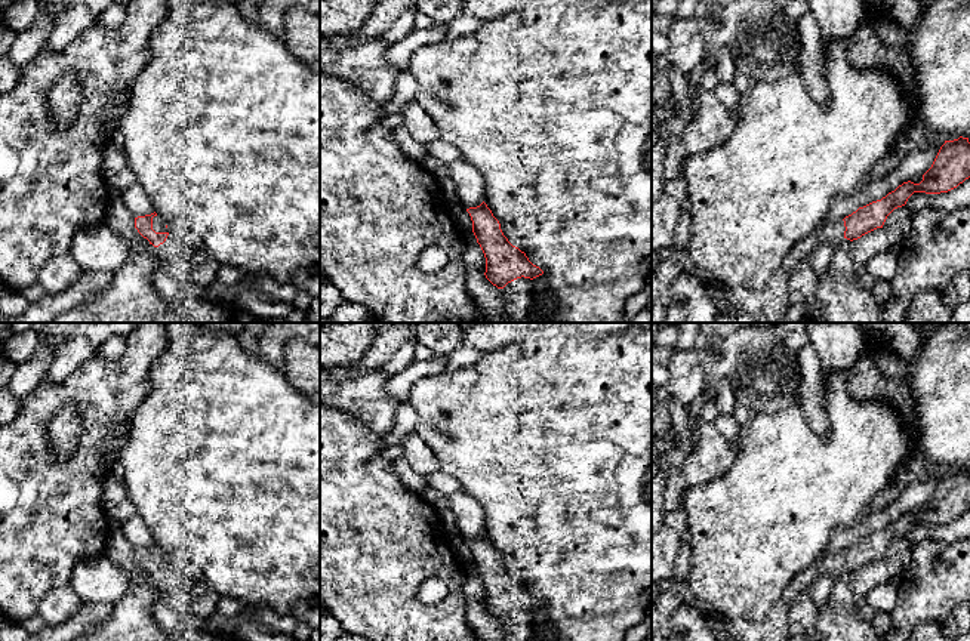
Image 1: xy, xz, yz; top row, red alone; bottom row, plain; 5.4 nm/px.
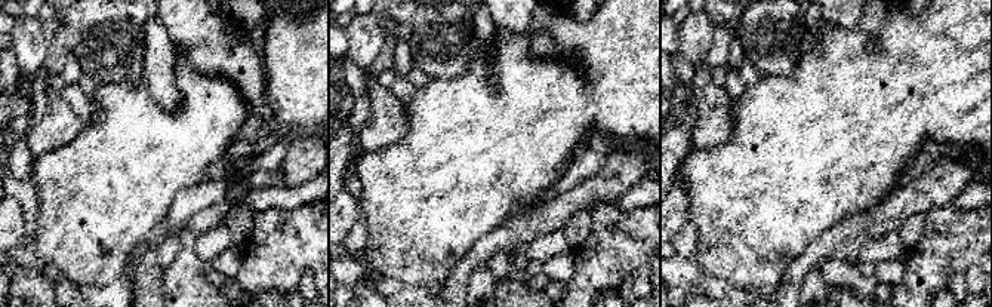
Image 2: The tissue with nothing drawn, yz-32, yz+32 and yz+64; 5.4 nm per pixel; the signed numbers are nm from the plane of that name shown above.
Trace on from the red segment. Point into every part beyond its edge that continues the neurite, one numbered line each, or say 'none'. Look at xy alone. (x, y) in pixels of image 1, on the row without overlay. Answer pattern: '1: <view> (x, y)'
1: xy (159, 557)

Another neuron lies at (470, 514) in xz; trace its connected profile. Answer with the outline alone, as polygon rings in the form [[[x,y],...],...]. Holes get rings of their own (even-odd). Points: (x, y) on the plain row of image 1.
[[[459,490],[447,496],[447,503],[456,515],[459,537],[466,542],[469,539],[477,539],[484,533],[484,508],[477,499],[464,490]]]

